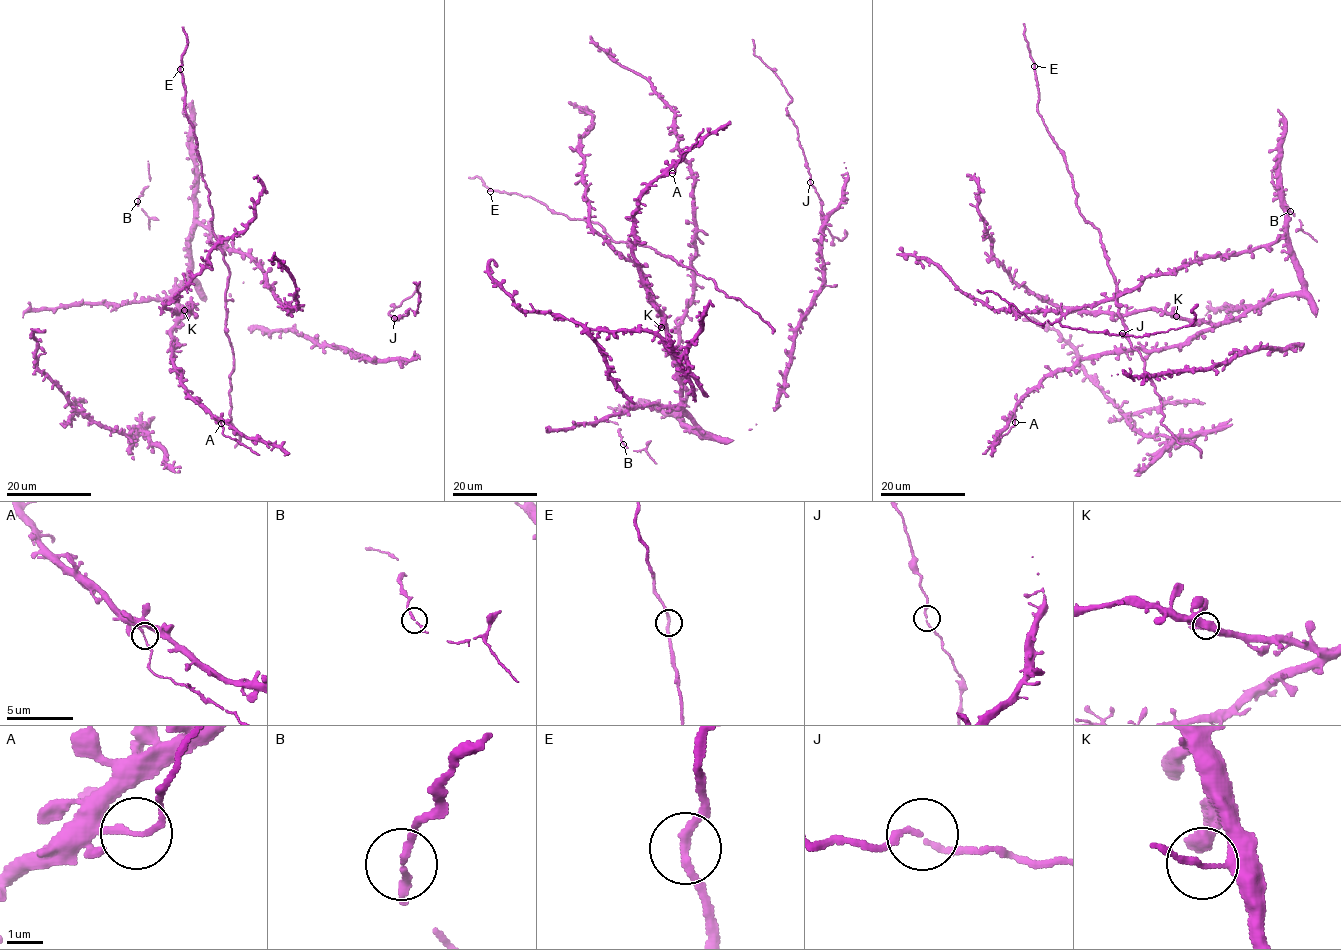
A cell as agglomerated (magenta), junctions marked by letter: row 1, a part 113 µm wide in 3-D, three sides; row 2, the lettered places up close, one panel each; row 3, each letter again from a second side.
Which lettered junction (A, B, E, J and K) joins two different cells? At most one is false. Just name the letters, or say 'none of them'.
A

